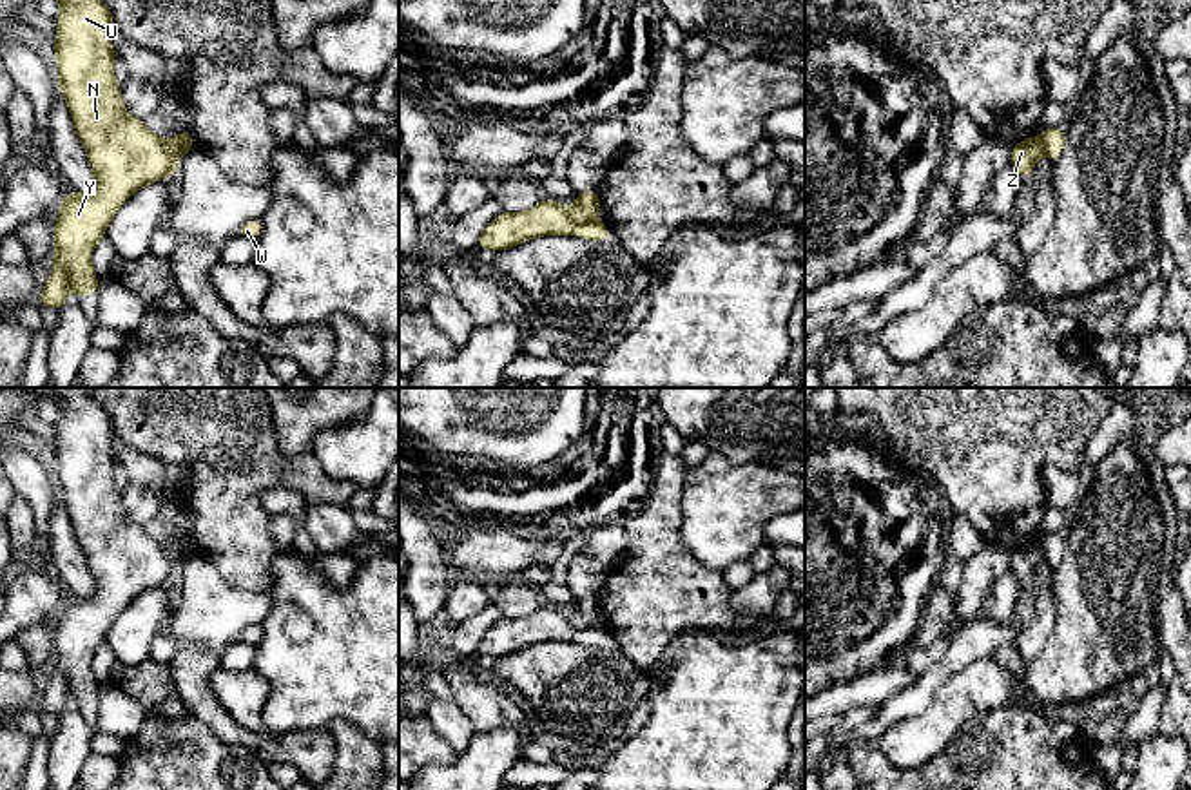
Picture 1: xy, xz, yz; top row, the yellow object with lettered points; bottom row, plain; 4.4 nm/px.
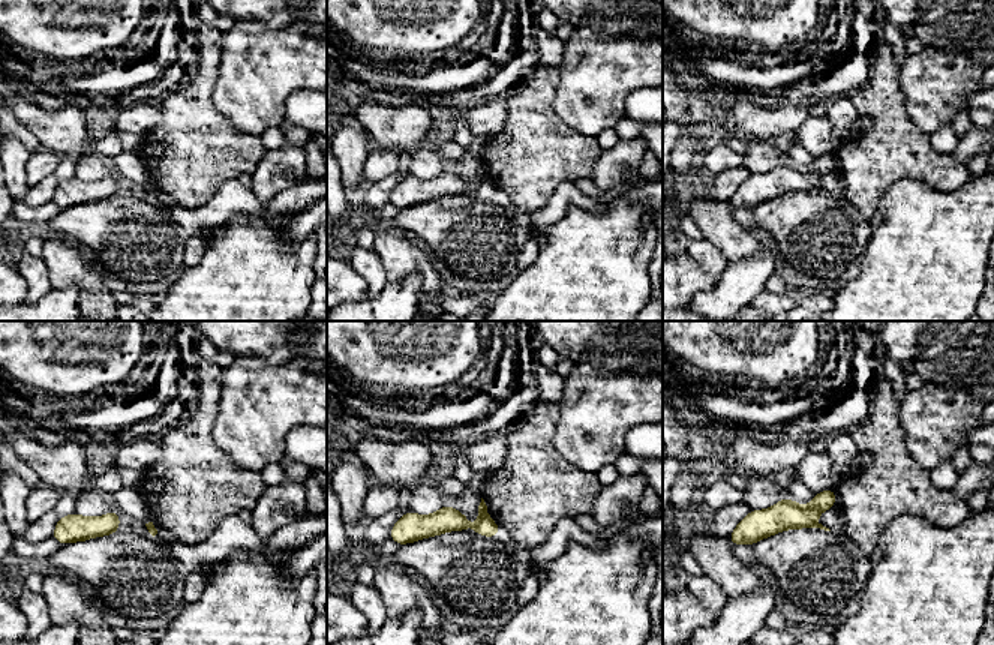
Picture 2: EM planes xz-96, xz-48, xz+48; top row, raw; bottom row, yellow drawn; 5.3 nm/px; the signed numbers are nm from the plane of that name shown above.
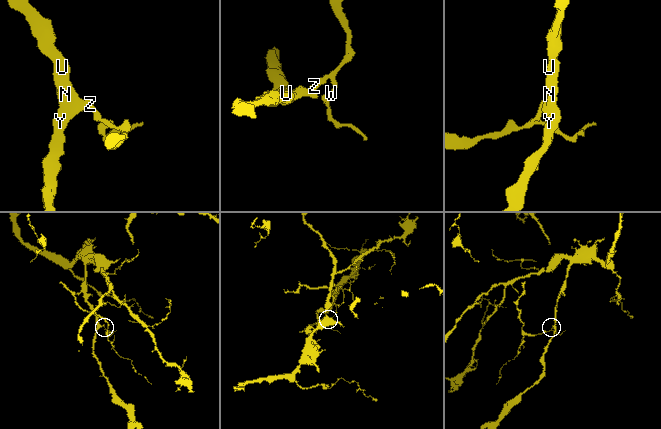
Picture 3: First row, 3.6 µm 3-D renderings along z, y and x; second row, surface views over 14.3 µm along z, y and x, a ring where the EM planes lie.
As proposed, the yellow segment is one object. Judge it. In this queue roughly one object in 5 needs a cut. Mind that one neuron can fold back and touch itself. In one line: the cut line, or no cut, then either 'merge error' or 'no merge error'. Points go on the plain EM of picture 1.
xz (573, 616), (580, 624), (595, 627) | merge error

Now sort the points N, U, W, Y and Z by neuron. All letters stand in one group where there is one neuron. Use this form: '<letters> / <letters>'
N U Y / W Z

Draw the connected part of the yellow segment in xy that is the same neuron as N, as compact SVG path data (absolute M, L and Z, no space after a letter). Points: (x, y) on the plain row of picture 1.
M31 388L56 404L62 420L54 426L58 442L51 453L56 458L58 495L63 502L76 540L85 554L94 582L89 598L67 598L58 614L54 640L54 672L40 699L42 714L60 719L69 694L78 703L98 701L98 681L91 670L96 649L105 641L111 623L136 596L169 585L185 558L196 553L189 535L172 547L156 542L143 525L125 518L123 493L114 484L112 420L103 406L83 388Z

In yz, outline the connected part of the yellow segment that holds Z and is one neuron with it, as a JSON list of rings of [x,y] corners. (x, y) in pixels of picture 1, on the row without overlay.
[[[1041,542],[1028,544],[1012,553],[1012,573],[1021,585],[1028,585],[1035,567],[1044,560]]]

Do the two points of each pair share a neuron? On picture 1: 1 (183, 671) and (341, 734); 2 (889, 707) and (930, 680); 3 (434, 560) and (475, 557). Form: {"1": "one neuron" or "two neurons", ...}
{"1": "two neurons", "2": "one neuron", "3": "two neurons"}

